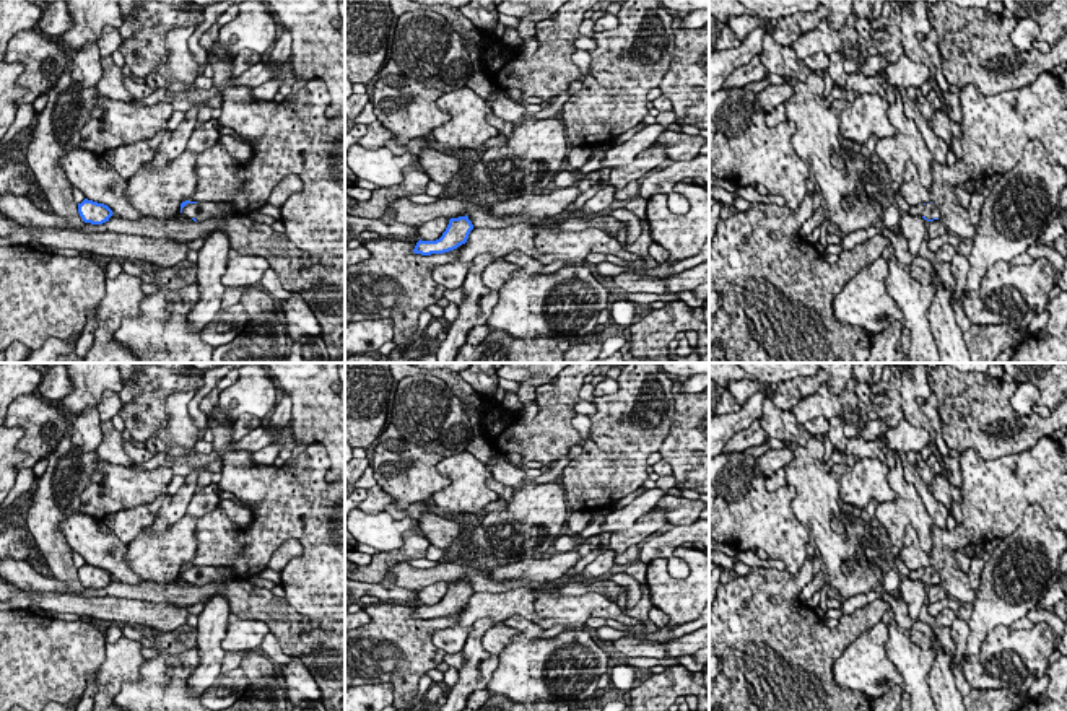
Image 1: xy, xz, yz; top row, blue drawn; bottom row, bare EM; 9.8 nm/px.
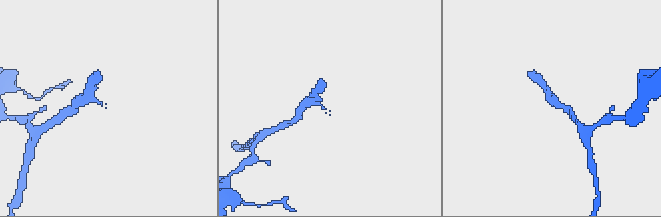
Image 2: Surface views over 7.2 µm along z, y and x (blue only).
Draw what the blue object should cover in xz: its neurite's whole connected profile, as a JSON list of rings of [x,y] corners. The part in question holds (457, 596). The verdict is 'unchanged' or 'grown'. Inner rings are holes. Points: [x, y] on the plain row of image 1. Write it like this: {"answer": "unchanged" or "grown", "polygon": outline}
{"answer": "unchanged", "polygon": [[[468,581],[451,582],[446,595],[436,605],[418,605],[413,617],[421,620],[444,618],[465,608],[473,594]]]}

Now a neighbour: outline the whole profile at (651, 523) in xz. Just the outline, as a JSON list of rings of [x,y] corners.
[[[651,511],[639,517],[629,529],[612,532],[610,550],[623,553],[626,548],[647,540],[667,524],[665,511]]]

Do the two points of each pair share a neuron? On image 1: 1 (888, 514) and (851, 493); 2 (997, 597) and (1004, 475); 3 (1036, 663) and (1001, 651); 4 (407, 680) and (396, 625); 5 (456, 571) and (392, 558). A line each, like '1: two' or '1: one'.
1: two
2: two
3: one
4: one
5: two

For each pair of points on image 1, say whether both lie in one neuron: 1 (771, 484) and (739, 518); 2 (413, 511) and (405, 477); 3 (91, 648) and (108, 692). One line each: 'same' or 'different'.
1: different
2: different
3: different

